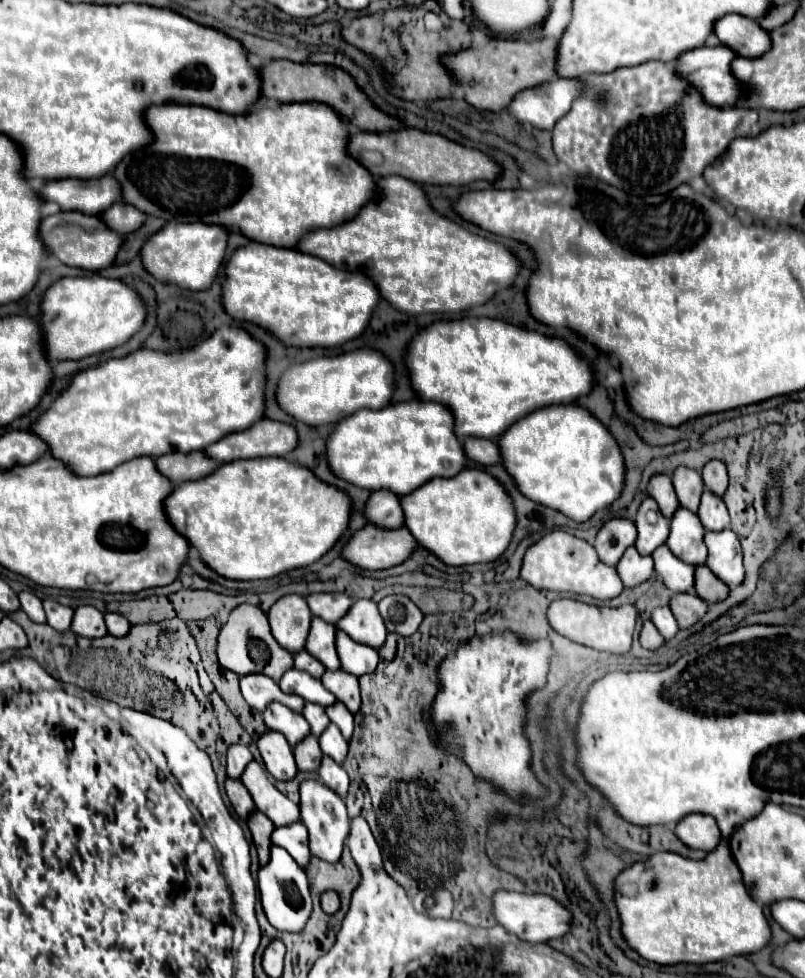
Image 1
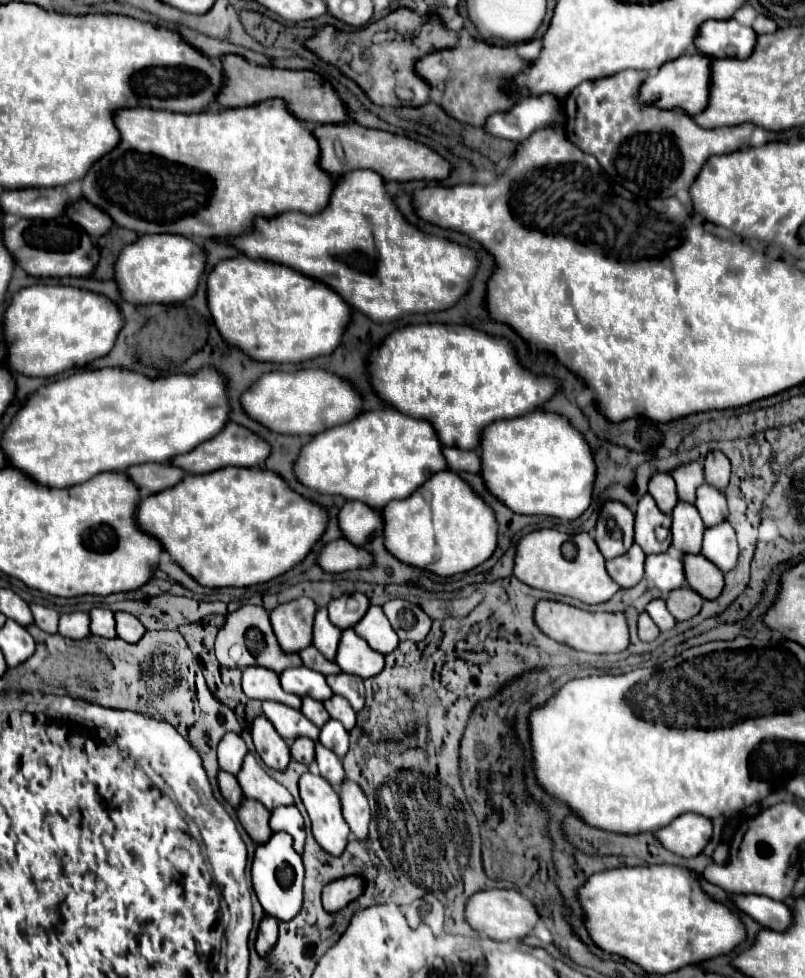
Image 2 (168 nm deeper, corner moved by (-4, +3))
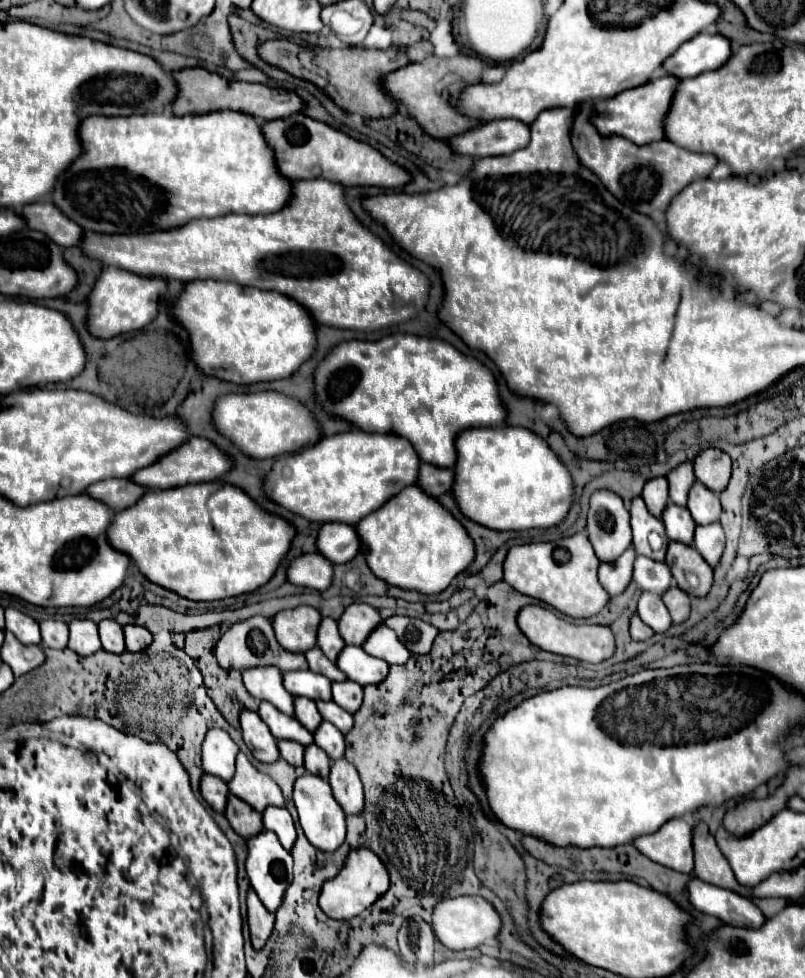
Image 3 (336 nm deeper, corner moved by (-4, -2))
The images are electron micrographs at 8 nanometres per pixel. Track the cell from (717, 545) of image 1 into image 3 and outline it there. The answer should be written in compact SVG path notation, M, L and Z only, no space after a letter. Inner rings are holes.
M710 523L710 525L696 527L694 549L704 557L704 561L710 567L716 567L720 563L724 547L726 547L726 535L724 535L720 523Z

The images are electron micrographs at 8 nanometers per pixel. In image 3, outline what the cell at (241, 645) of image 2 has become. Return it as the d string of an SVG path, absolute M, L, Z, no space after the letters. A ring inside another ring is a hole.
M250 617L246 621L234 623L218 641L216 645L216 657L222 669L250 669L250 667L280 667L280 671L292 671L292 669L308 669L308 663L302 653L290 653L282 649L274 637L272 623L266 617Z

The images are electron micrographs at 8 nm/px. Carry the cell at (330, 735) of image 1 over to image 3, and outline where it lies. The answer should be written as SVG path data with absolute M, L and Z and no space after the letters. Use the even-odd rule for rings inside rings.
M326 721L320 723L320 727L314 733L314 743L322 747L330 755L332 761L344 757L344 747L346 747L344 735L332 723L326 723Z

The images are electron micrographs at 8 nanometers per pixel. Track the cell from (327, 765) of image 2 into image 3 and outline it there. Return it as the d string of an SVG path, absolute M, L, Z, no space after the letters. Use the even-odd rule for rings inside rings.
M308 745L308 747L306 747L304 761L306 761L304 767L306 767L308 773L328 779L328 773L330 773L330 759L328 759L328 755L326 755L318 745Z

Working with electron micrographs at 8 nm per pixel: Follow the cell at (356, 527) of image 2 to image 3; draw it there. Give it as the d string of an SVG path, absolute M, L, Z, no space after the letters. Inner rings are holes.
M324 523L318 533L318 551L336 565L354 559L360 547L356 527L346 527L346 523Z

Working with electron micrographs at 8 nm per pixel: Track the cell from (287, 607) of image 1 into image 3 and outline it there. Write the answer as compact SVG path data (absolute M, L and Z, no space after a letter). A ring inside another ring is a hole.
M296 607L276 613L272 619L278 643L292 653L306 653L316 645L316 629L322 615L314 607Z

